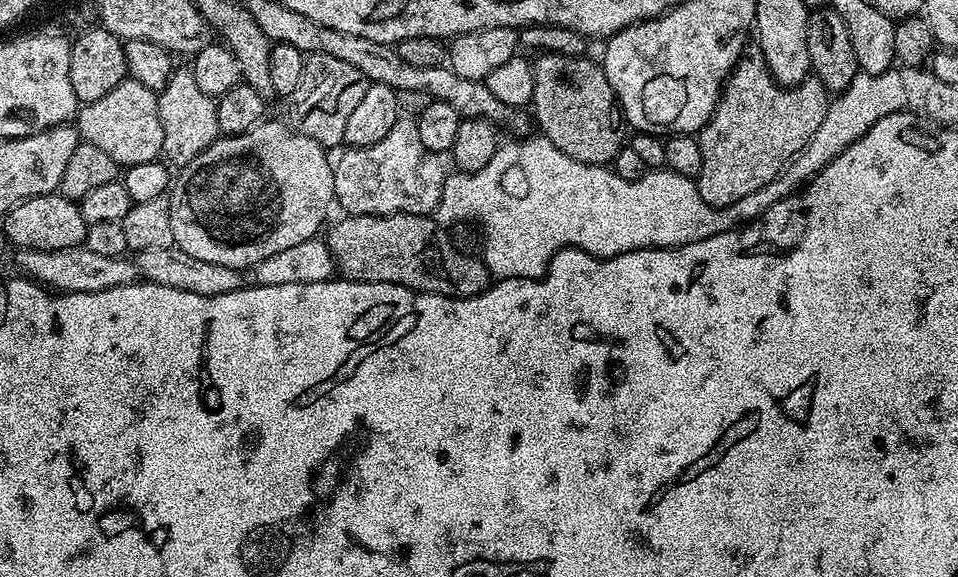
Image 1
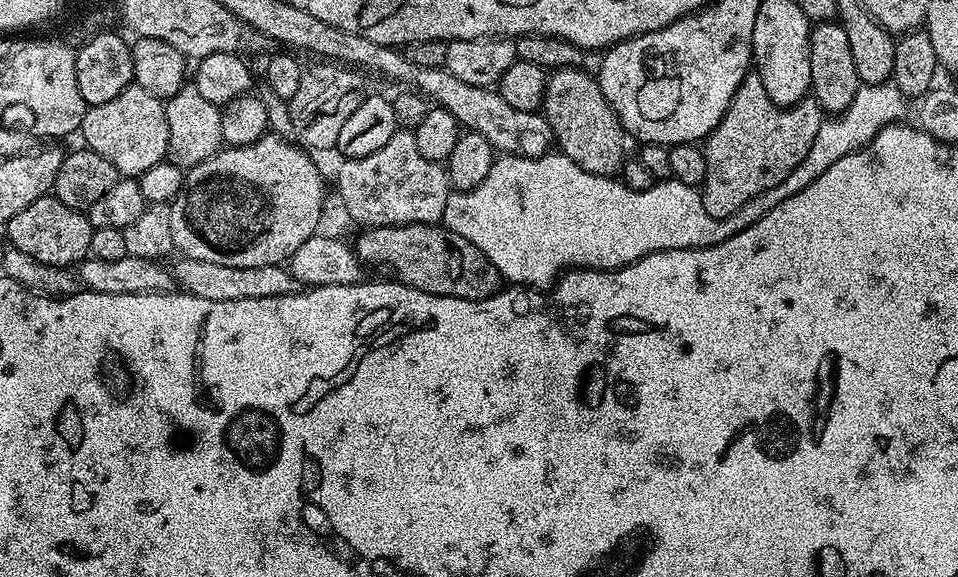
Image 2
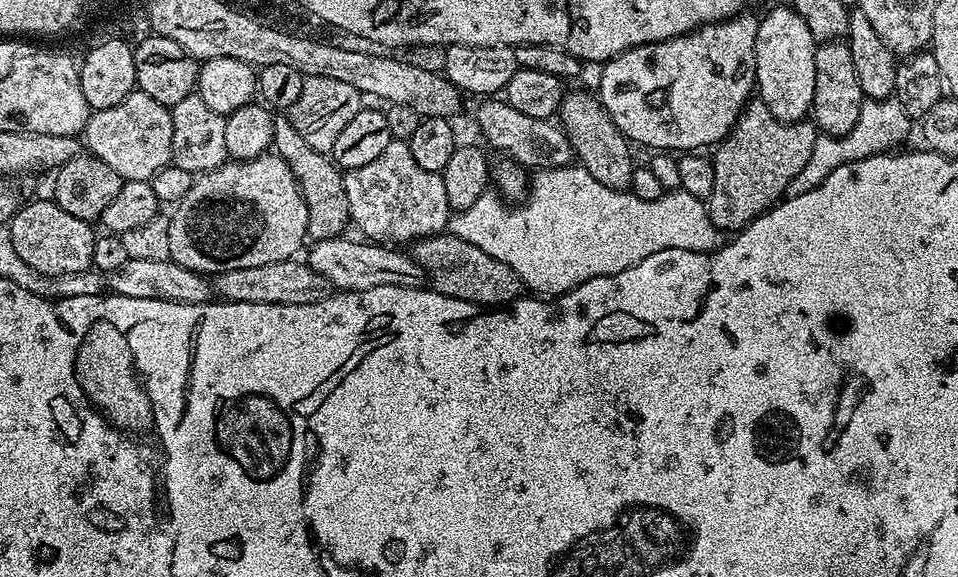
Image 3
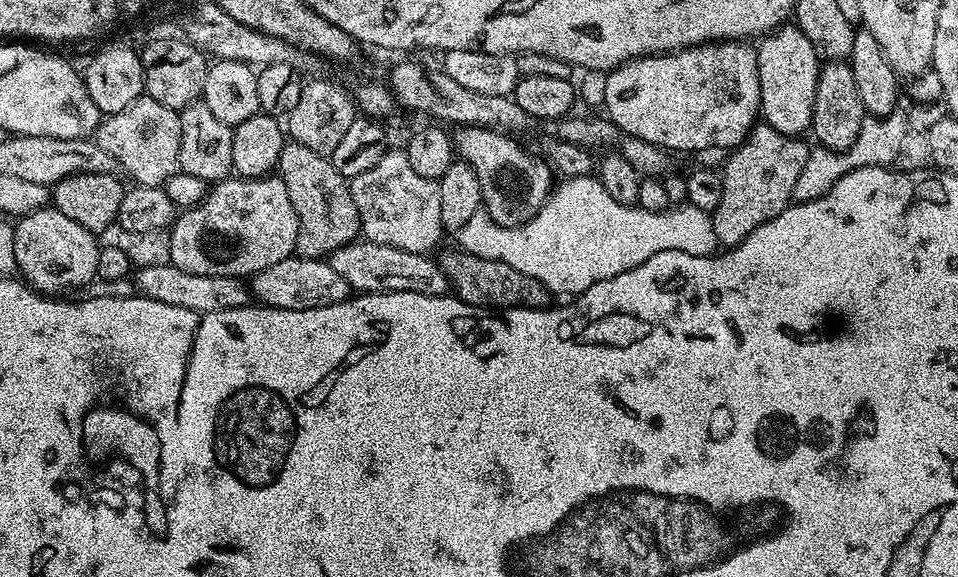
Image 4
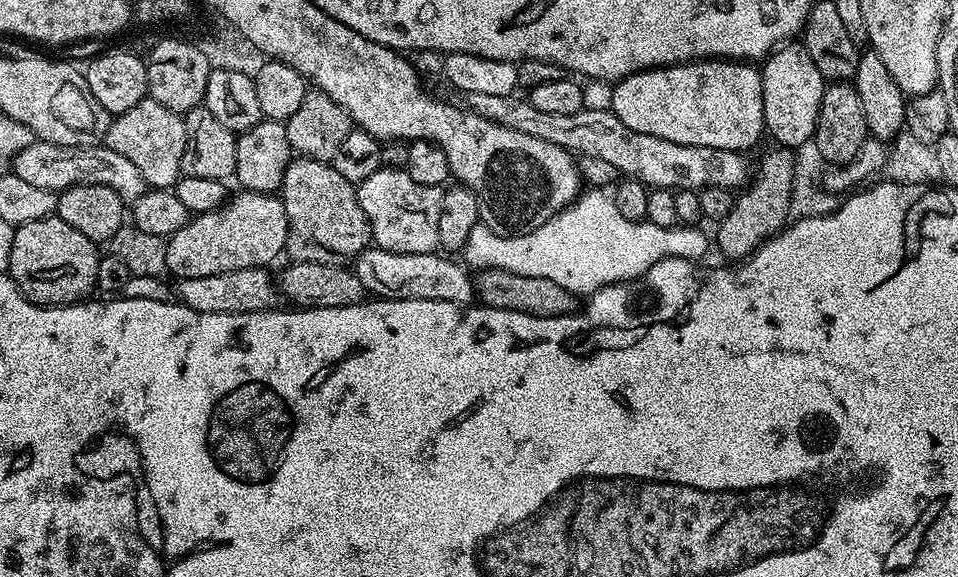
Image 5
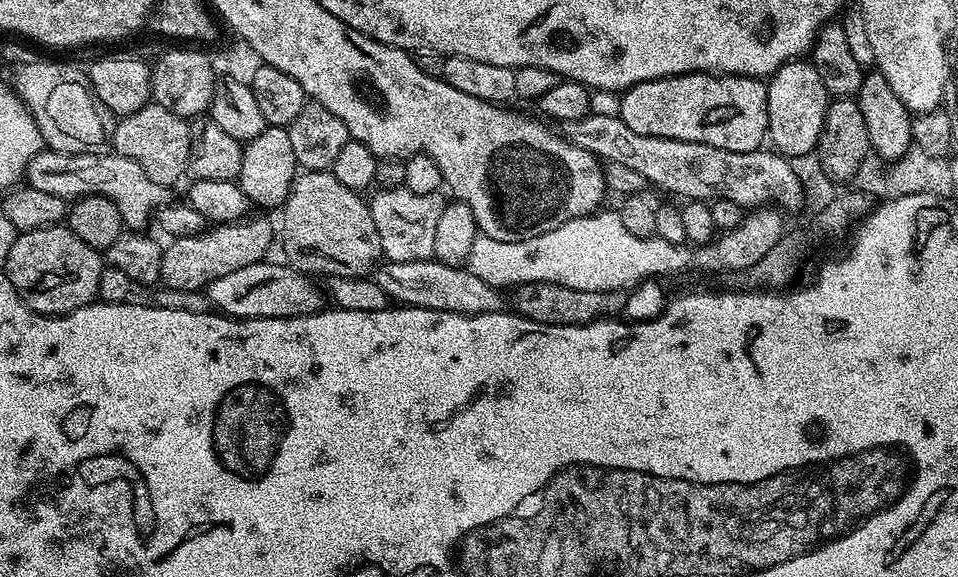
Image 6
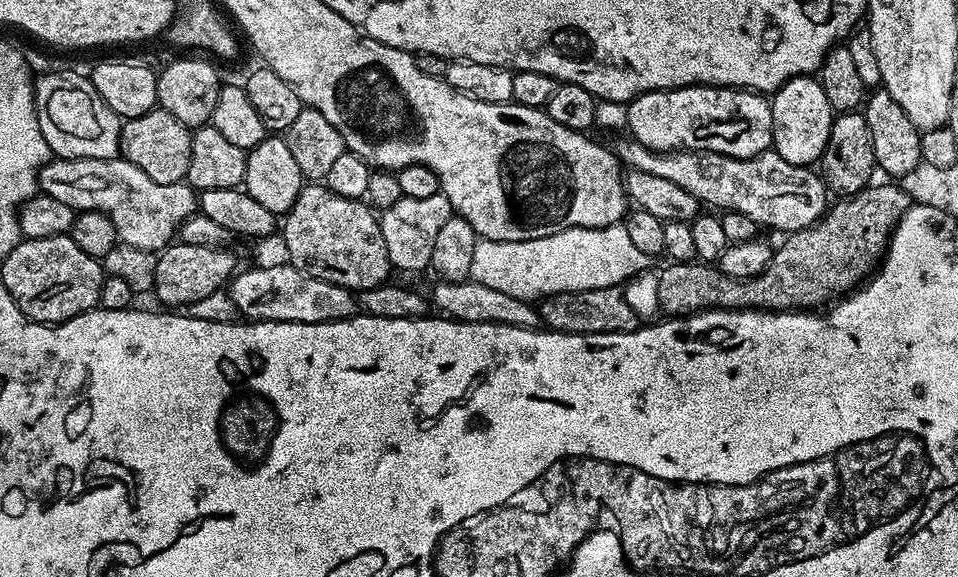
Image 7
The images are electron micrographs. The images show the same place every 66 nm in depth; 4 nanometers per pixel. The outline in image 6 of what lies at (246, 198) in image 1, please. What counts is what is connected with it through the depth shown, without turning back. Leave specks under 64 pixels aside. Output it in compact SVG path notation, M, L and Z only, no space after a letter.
M256 215L260 216L235 220L232 224L208 226L193 236L175 237L162 254L160 278L163 287L173 288L176 292L196 292L199 288L201 291L207 289L214 278L222 278L222 274L230 274L230 270L239 270L241 266L257 264L265 259L272 244L272 224L264 217L267 215Z

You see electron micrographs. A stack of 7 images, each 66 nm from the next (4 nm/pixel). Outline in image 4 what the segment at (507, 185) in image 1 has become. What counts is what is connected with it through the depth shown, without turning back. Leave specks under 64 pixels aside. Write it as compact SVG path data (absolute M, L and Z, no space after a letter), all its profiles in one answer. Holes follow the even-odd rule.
M893 114L882 117L865 115L862 130L858 138L854 138L854 146L841 152L819 146L809 151L806 166L802 166L802 174L798 174L798 182L794 182L793 201L822 198L828 193L830 186L834 186L838 178L850 174L850 170L858 170L862 166L886 168L893 165L902 150L906 134L908 135L907 121L901 115ZM595 175L574 176L564 178L555 185L547 202L538 210L534 218L516 228L503 228L494 222L494 218L483 210L476 212L466 226L458 234L459 247L463 251L474 254L478 258L490 258L494 262L506 262L506 266L514 266L522 274L530 274L530 278L538 278L549 293L585 292L594 282L609 280L658 254L662 250L682 250L686 254L710 256L717 251L716 235L711 215L698 210L690 203L669 207L667 212L651 212L636 204L614 202L610 194L606 194L606 186Z

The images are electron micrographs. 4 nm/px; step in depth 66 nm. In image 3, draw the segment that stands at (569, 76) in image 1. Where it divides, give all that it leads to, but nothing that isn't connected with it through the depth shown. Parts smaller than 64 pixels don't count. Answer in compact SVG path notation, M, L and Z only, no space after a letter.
M569 91L560 104L558 123L564 129L566 138L570 138L575 159L579 167L590 174L590 178L598 178L602 186L619 192L629 191L632 187L632 175L637 165L632 161L633 145L620 133L618 126L608 117L608 112L601 106L599 99L592 96L591 91Z

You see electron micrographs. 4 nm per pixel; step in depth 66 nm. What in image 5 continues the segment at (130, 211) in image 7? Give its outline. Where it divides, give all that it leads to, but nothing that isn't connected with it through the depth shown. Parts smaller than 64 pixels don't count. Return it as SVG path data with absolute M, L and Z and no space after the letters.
M33 142L25 146L12 159L10 170L18 178L31 182L33 186L42 186L42 190L61 193L75 184L101 184L110 186L114 194L118 194L125 202L139 198L146 191L142 174L122 154L114 154L114 150L103 146L95 148L63 148L57 144Z

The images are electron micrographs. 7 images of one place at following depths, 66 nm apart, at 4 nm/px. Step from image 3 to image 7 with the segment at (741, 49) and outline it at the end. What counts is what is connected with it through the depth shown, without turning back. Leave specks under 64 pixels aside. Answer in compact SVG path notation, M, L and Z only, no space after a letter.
M691 84L685 88L667 88L635 96L628 103L627 131L631 139L655 152L717 152L730 158L754 158L772 148L772 105L767 95L748 88L719 88L709 84Z

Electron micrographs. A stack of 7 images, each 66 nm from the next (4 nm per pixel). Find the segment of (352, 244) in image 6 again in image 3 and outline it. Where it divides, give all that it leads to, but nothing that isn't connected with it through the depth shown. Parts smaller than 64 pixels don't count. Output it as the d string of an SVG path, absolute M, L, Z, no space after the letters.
M280 114L276 116L276 125L274 126L274 138L272 139L272 148L275 155L280 156L286 162L286 166L290 166L290 170L296 175L297 180L300 181L300 189L302 190L302 198L306 198L306 210L308 211L308 235L313 241L325 240L326 238L334 238L341 235L345 230L344 227L349 227L350 217L348 215L348 199L346 198L346 186L344 185L344 172L337 168L335 163L325 153L314 150L302 139L302 134L298 134L298 130L294 130L294 126L289 121L287 115Z

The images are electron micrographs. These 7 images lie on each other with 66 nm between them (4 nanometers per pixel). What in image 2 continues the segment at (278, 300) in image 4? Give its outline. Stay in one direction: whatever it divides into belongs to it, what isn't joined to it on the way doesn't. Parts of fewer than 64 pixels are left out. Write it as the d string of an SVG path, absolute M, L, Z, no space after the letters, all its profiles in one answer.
M180 256L173 259L170 271L175 287L198 298L210 298L210 302L238 302L238 298L270 298L271 296L289 296L297 291L298 282L288 272L287 267L279 264L270 266L218 266L218 262L202 262L198 258Z

